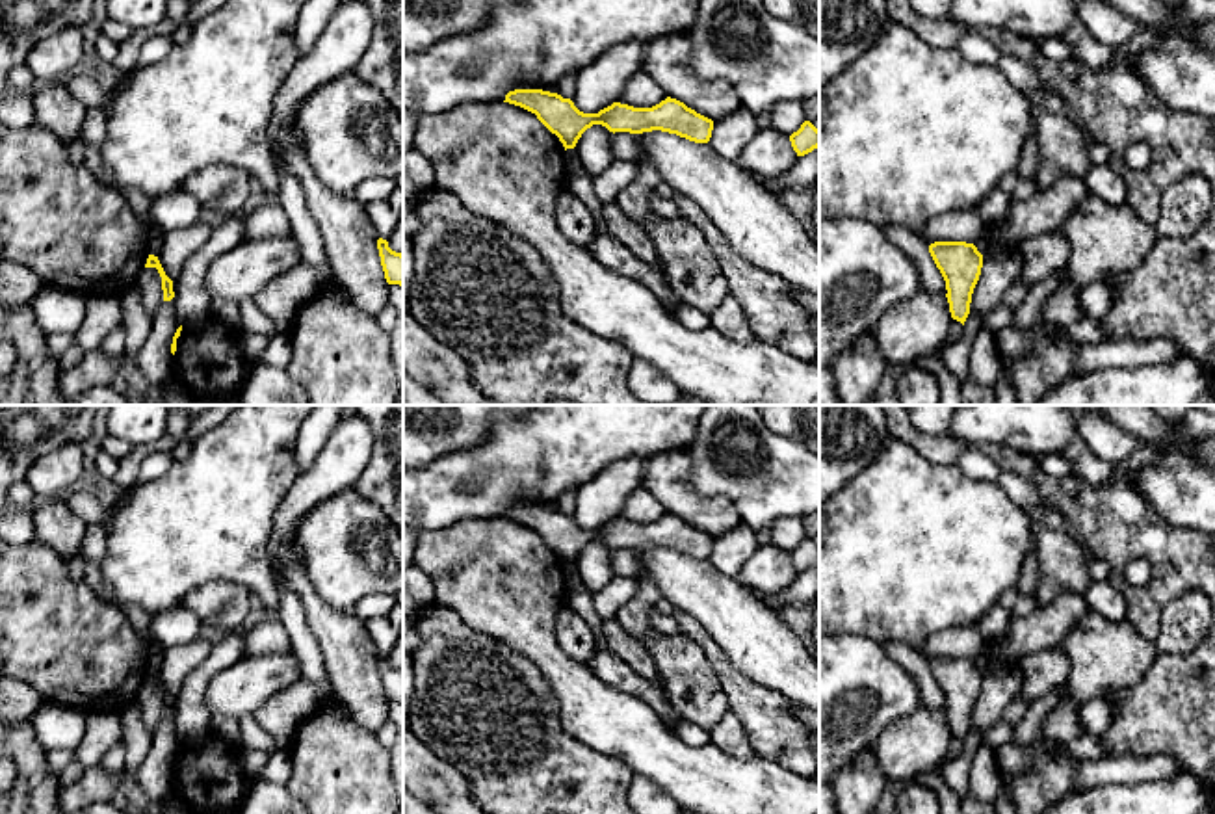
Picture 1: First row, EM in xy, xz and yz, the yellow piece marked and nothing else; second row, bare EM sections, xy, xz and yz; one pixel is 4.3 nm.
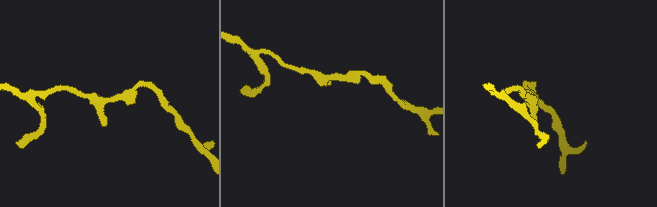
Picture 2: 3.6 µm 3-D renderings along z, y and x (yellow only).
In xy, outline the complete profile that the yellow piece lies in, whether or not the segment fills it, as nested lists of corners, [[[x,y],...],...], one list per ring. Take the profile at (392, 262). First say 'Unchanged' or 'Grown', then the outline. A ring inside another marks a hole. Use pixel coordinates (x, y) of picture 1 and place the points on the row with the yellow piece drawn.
Unchanged. [[[383,238],[377,240],[377,249],[386,282],[403,286],[403,255],[392,251]]]

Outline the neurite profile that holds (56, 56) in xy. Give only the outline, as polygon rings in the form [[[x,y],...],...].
[[[65,28],[39,41],[26,56],[24,65],[39,84],[65,80],[84,56],[84,35],[80,28]]]

